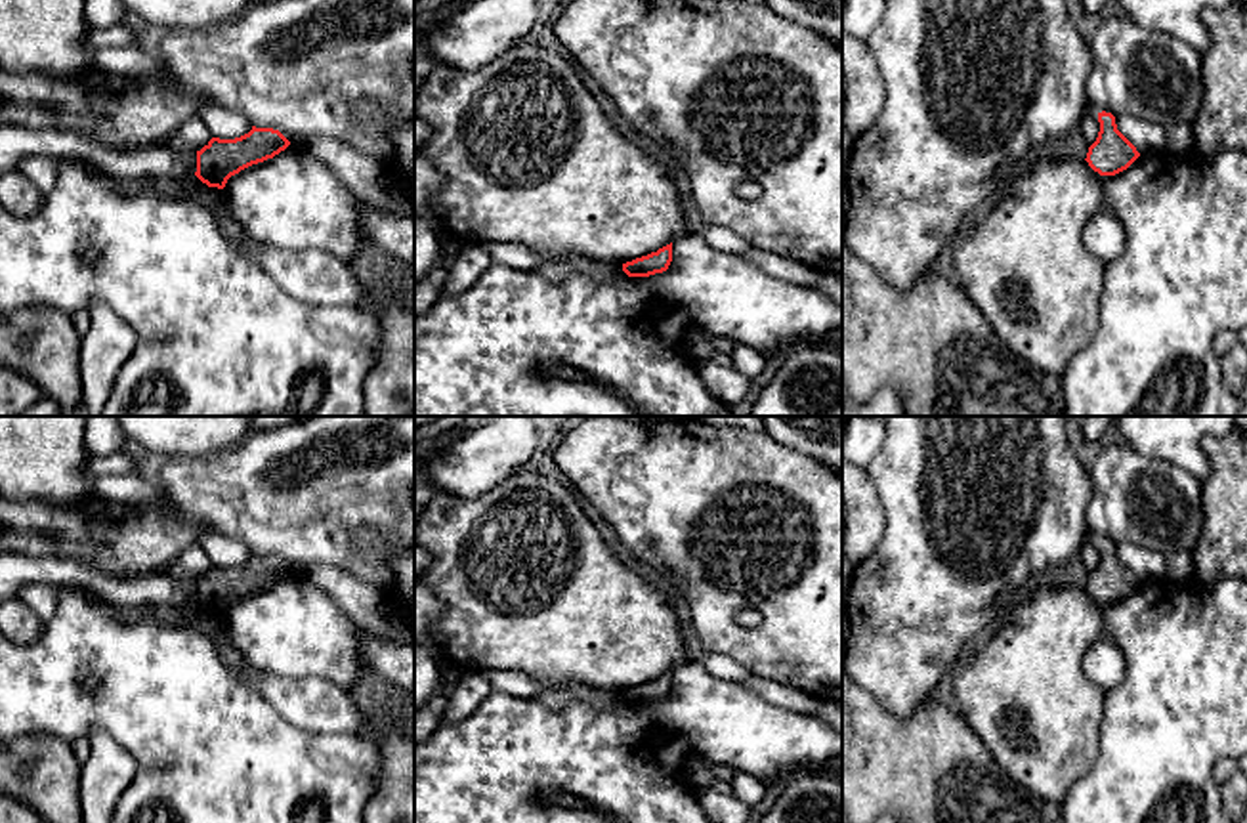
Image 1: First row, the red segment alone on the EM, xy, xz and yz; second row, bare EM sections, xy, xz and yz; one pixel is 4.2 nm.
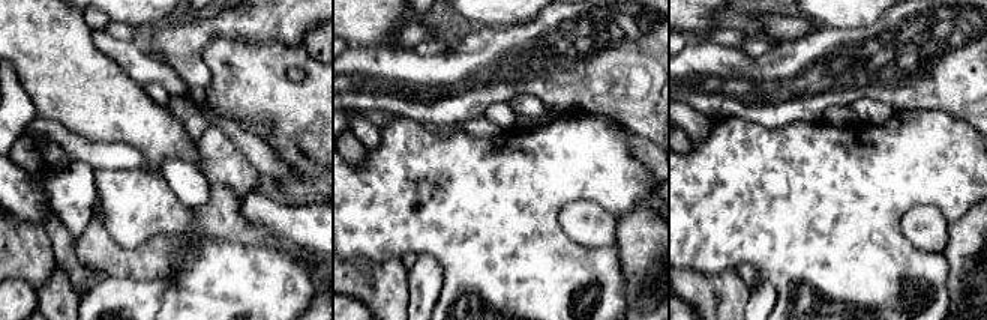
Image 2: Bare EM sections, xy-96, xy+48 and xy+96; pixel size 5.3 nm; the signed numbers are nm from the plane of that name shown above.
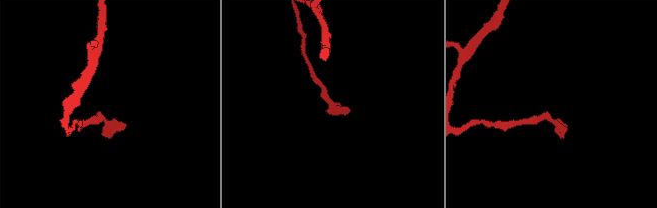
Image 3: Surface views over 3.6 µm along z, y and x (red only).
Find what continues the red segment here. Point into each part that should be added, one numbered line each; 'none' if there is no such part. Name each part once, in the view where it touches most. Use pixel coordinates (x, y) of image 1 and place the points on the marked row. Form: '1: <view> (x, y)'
none

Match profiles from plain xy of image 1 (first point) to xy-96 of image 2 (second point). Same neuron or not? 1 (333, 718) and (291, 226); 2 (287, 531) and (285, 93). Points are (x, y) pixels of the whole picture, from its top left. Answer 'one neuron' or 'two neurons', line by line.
1: one neuron
2: two neurons

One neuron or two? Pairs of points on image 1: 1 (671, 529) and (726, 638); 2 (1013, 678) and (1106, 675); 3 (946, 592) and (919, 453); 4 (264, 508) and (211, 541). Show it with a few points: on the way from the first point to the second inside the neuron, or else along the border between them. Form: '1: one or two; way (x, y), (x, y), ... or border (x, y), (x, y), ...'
1: one; way (684, 556), (715, 598), (715, 611)
2: two; border (1102, 634), (1085, 654), (1083, 671), (1104, 690)
3: one; way (932, 558), (919, 520), (917, 487)
4: two; border (199, 537), (212, 526), (253, 552)

